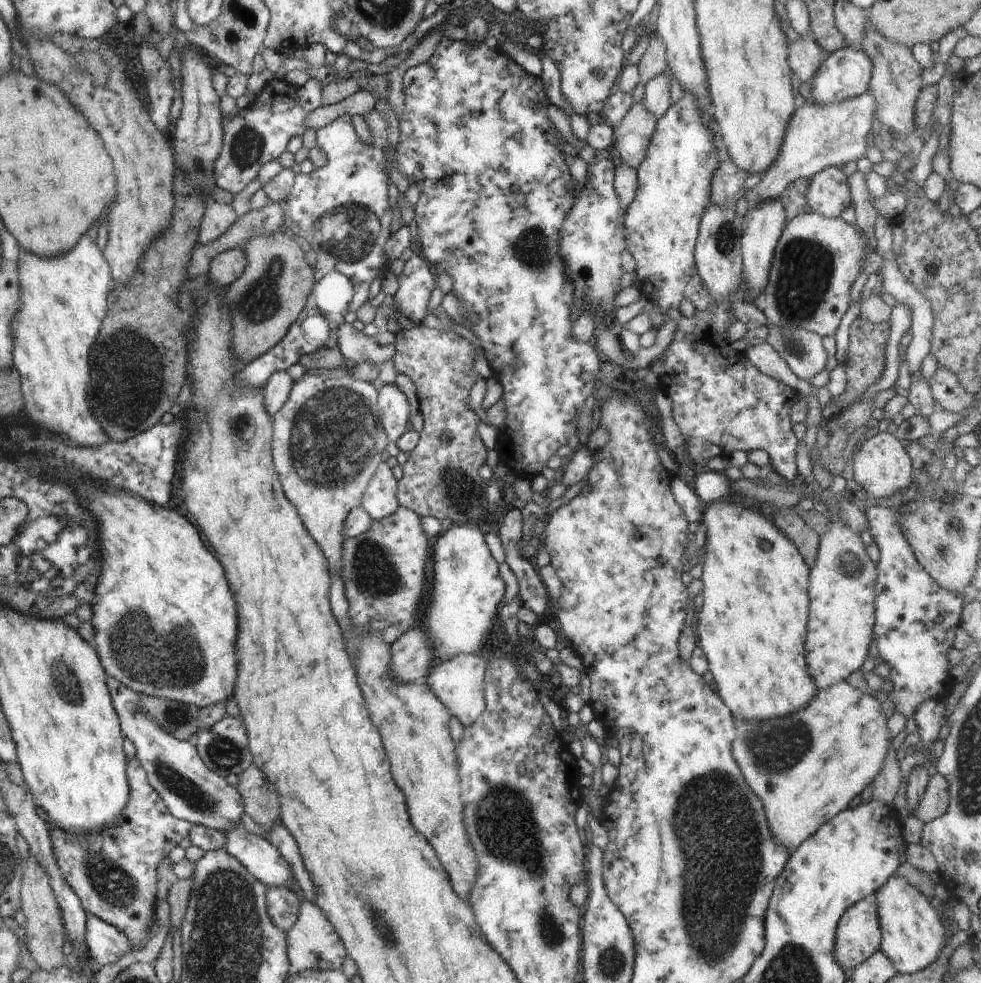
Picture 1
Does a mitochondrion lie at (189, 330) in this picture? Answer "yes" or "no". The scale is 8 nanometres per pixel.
no

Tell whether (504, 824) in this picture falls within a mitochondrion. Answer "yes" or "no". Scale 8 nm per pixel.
yes

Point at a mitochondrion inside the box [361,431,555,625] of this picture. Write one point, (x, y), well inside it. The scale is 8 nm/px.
(457, 486)

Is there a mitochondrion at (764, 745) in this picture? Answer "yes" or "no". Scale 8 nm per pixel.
yes

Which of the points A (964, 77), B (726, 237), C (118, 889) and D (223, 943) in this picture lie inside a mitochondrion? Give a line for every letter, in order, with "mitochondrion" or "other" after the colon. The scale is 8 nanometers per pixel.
A: other
B: mitochondrion
C: mitochondrion
D: mitochondrion

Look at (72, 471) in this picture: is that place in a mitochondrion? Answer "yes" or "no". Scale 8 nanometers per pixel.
no

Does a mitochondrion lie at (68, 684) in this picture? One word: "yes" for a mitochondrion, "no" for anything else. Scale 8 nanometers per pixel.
yes

